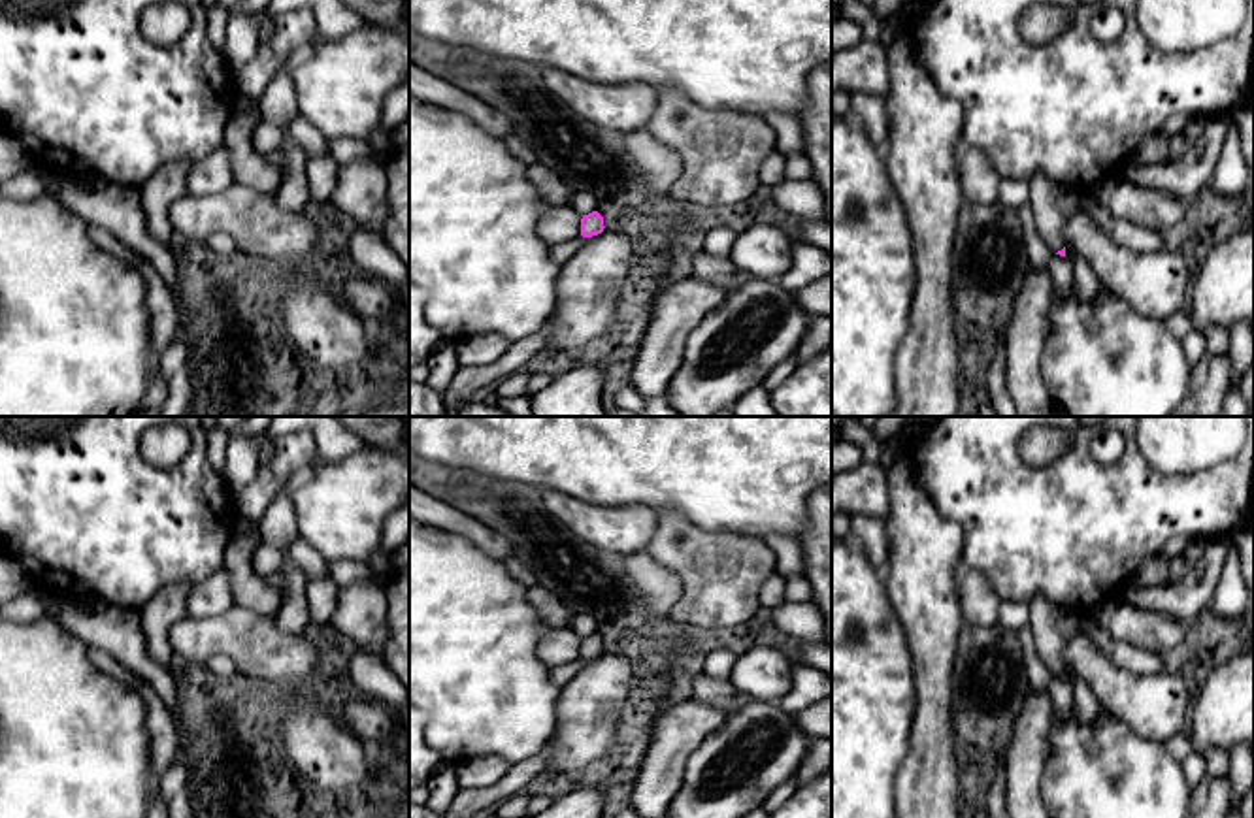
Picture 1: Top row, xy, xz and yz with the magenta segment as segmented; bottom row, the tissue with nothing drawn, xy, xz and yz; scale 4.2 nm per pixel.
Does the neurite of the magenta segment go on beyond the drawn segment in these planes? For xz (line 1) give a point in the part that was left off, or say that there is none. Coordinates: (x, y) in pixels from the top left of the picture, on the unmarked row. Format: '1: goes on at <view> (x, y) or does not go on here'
1: does not go on here

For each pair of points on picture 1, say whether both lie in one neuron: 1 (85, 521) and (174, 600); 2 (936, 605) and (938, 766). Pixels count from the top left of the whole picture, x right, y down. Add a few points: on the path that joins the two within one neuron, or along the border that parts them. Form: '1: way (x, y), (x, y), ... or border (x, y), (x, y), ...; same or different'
1: border (191, 583), (166, 585), (140, 611); different
2: way (934, 645), (934, 726); same

